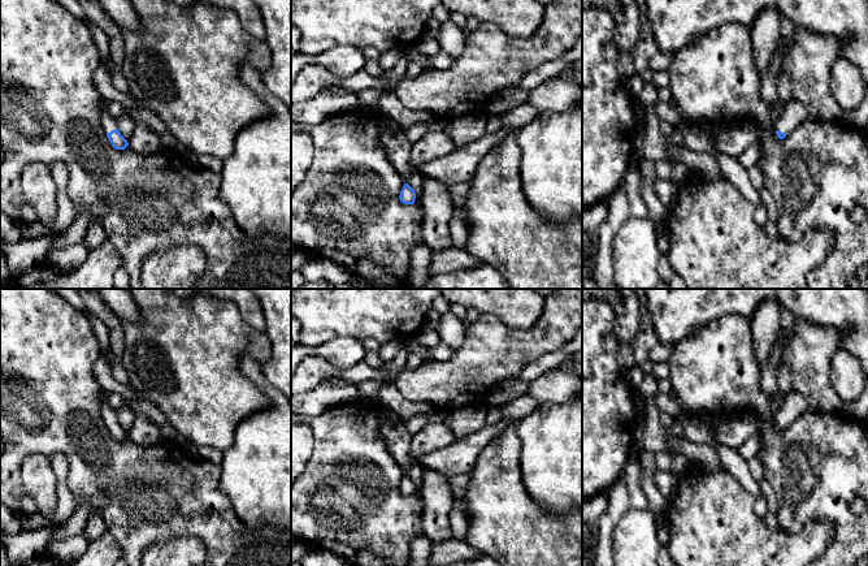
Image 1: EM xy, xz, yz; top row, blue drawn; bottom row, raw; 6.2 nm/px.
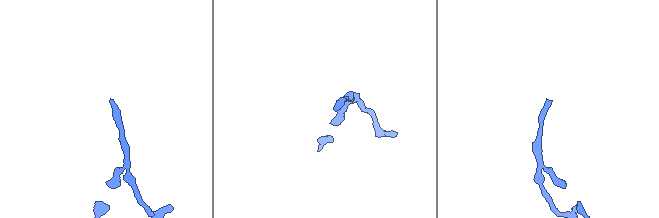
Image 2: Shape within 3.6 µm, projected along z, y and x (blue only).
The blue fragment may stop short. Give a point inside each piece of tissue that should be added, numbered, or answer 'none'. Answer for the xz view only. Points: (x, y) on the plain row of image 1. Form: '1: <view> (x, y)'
none

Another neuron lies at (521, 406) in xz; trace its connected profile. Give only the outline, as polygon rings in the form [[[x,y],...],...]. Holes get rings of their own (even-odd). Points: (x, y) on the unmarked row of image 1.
[[[522,396],[509,401],[505,406],[500,407],[500,411],[505,419],[520,420],[521,418],[533,412],[539,405],[539,401],[529,396]]]

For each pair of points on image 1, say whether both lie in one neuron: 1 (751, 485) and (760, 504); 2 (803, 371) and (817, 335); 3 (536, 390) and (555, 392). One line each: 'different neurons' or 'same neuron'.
1: different neurons
2: same neuron
3: same neuron

